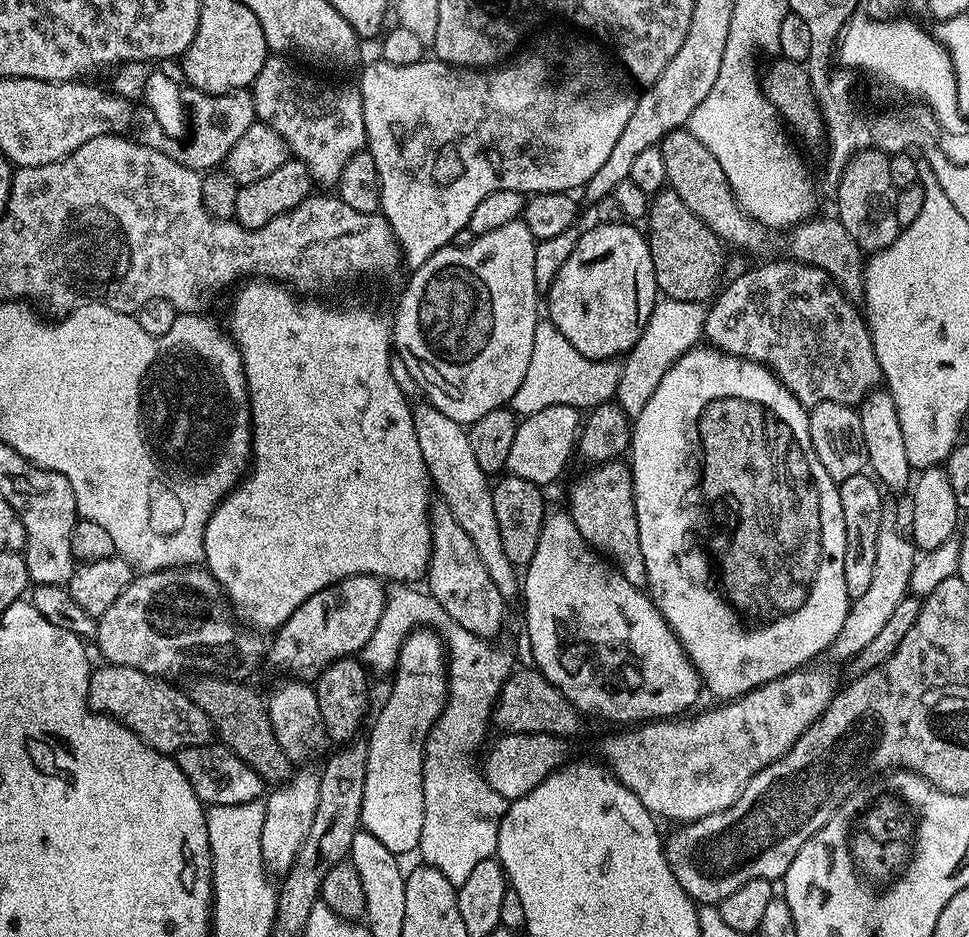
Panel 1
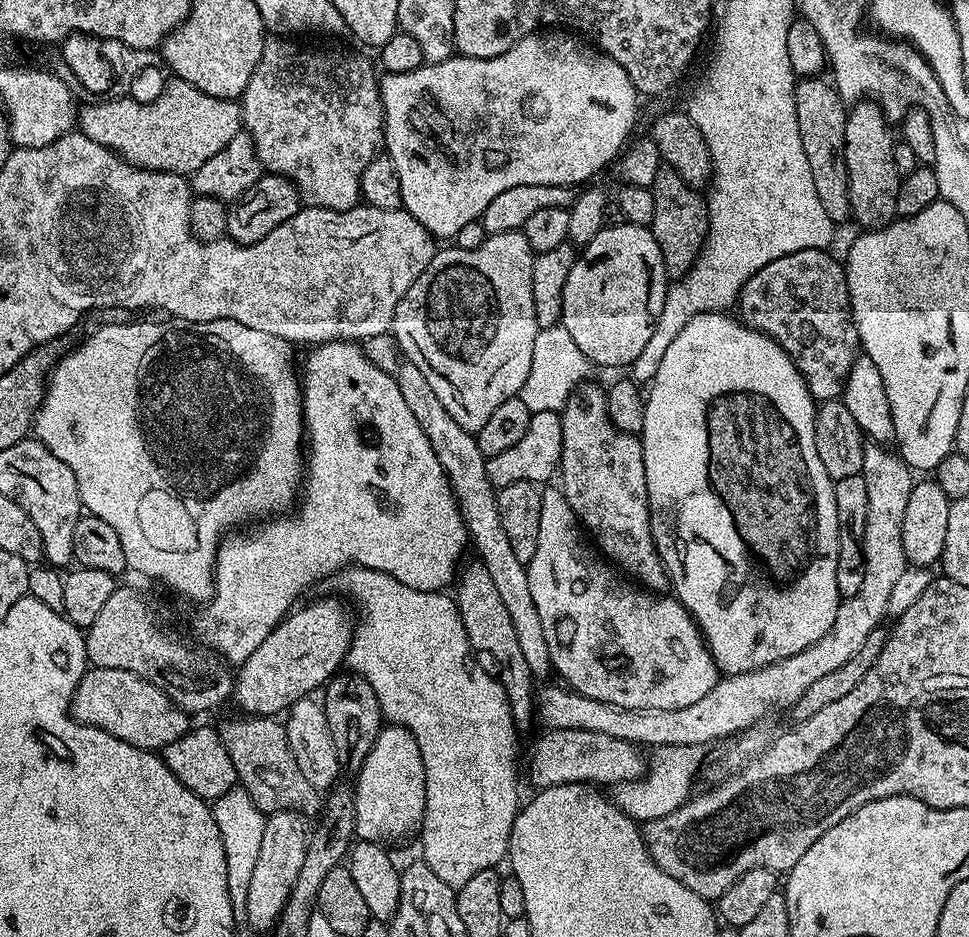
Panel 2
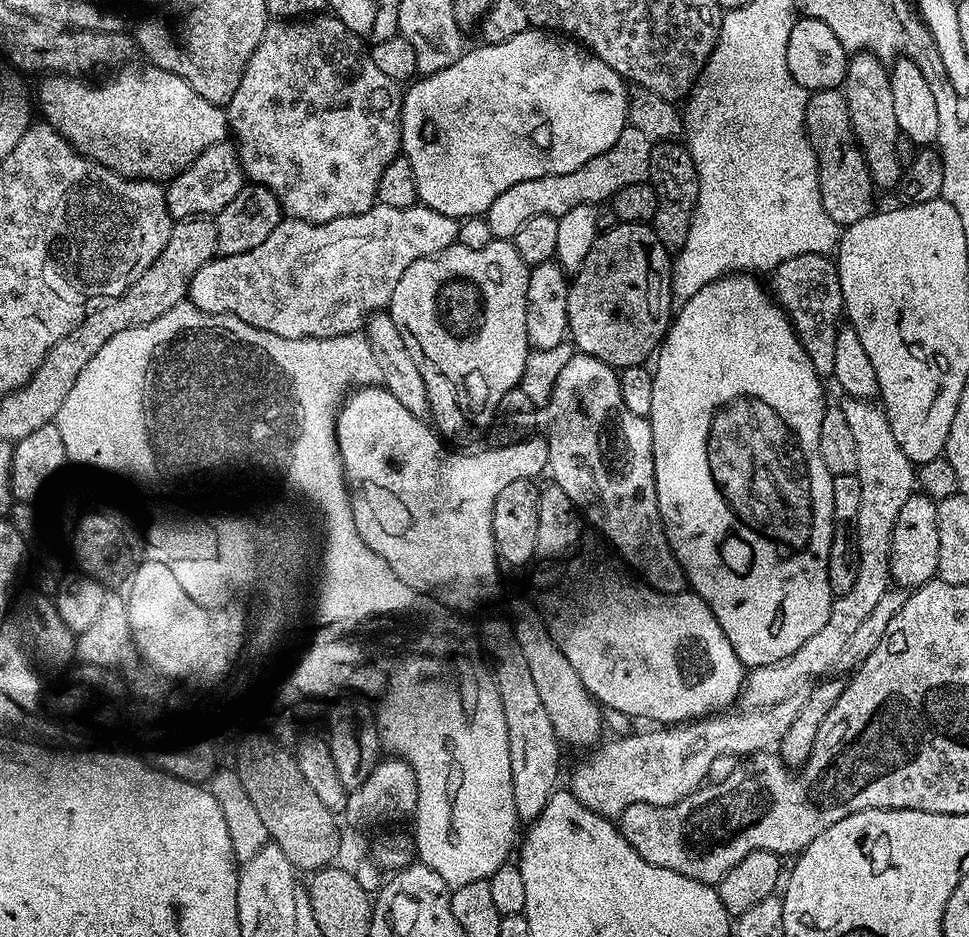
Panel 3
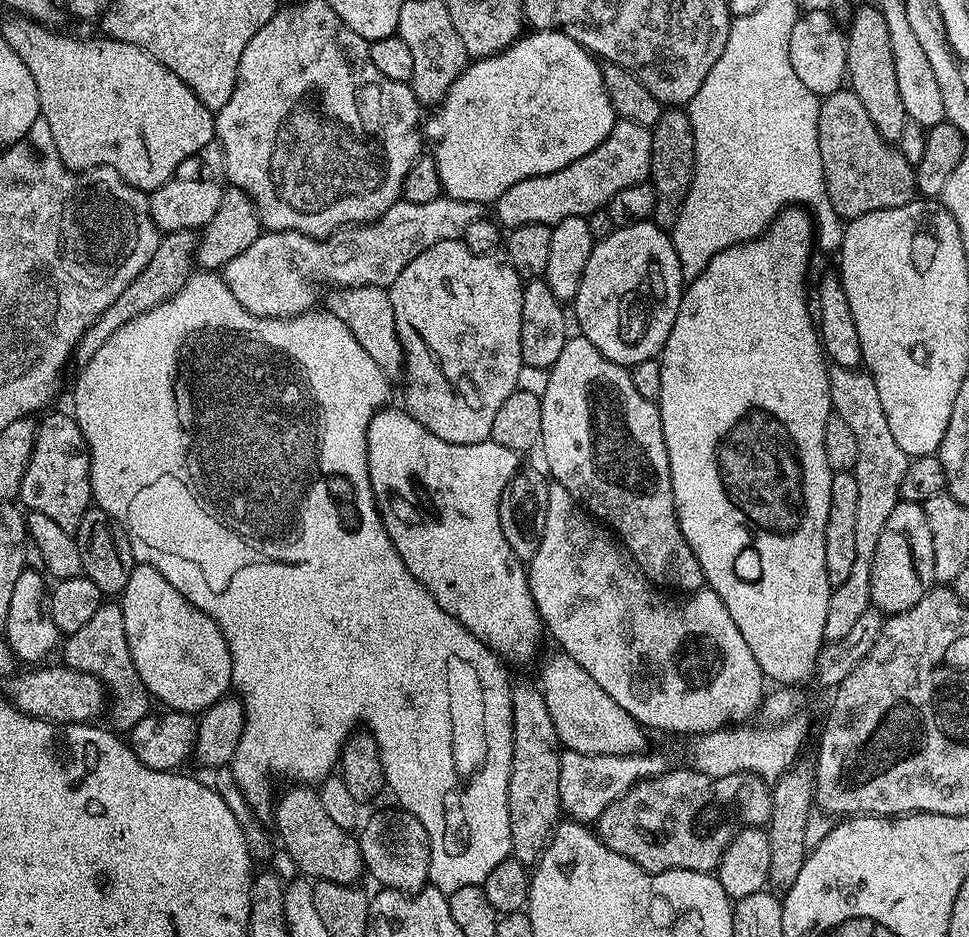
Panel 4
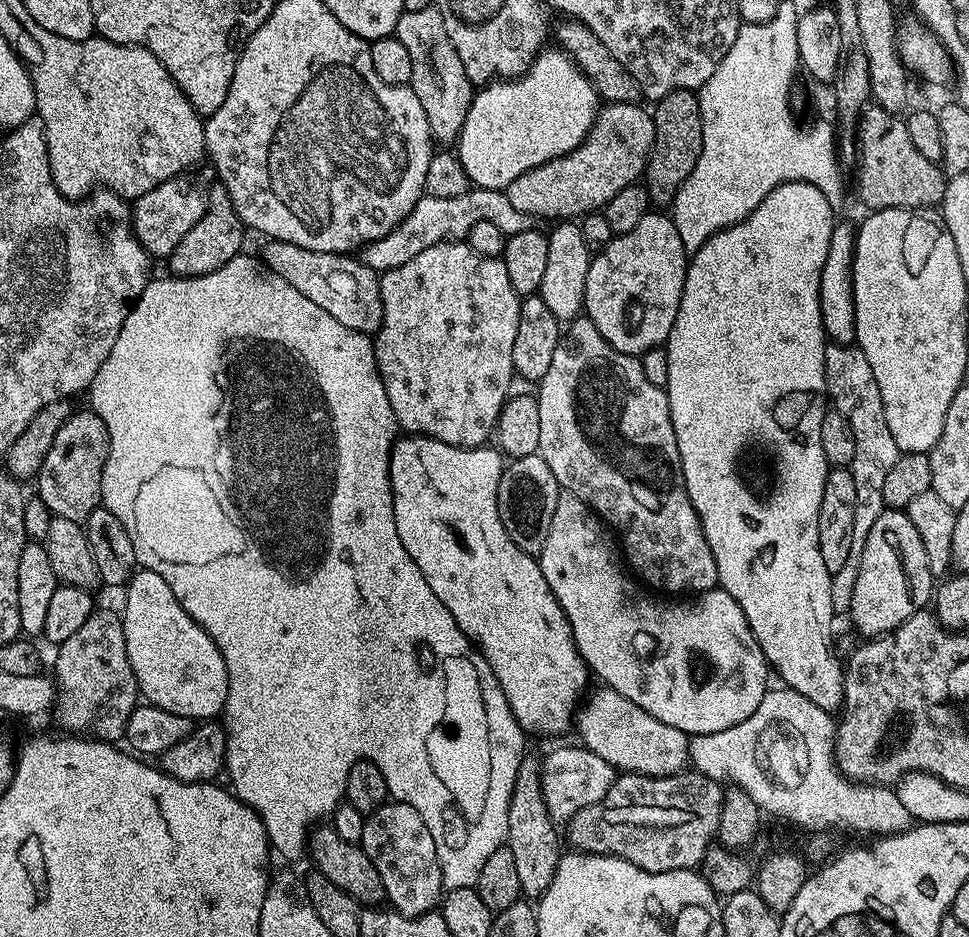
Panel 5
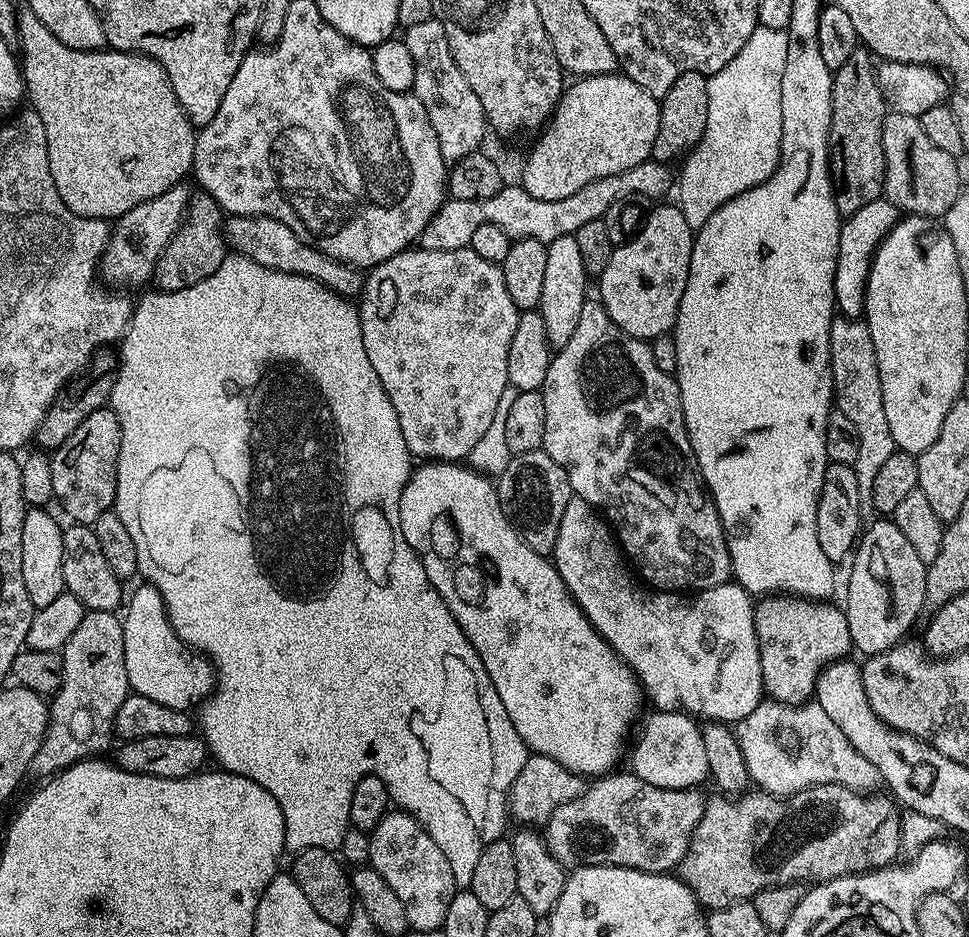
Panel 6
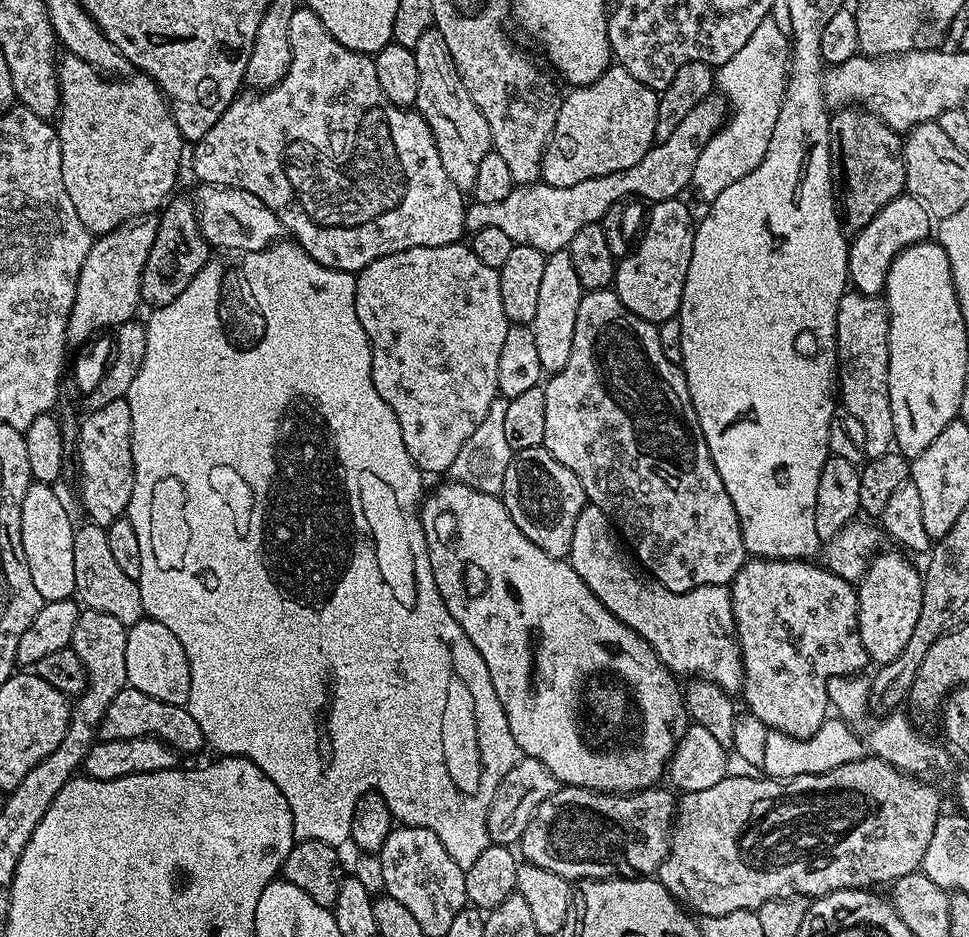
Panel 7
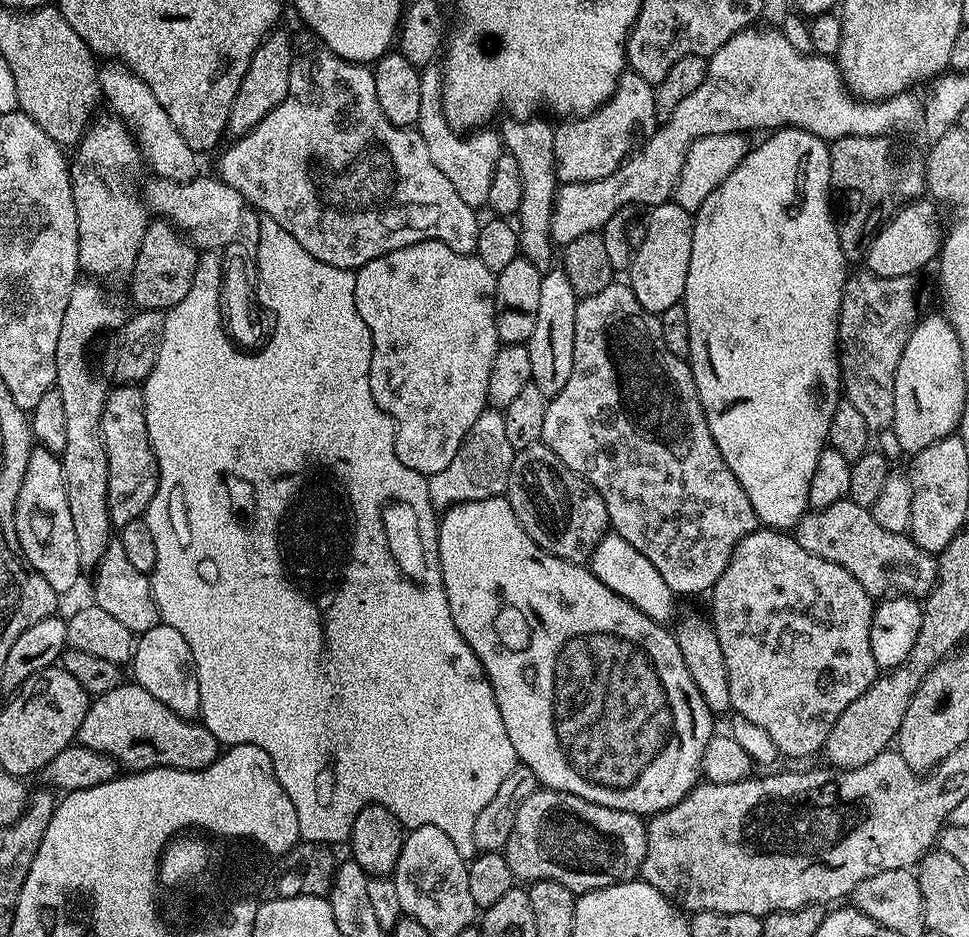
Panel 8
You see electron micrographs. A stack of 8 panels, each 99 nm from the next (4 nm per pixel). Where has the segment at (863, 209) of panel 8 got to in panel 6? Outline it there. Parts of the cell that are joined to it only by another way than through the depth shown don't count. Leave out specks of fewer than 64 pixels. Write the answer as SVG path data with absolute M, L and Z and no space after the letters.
M858 46L846 62L832 73L832 121L828 135L828 163L832 178L832 191L836 194L836 209L841 217L862 210L866 202L881 199L884 190L884 151L882 150L882 126L886 115L886 101L880 83L876 80L873 57L867 48Z

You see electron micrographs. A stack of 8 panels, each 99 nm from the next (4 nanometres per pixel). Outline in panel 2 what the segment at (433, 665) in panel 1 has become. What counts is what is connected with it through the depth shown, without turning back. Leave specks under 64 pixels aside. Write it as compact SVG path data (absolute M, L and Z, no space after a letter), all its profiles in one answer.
M381 727L374 746L370 746L370 754L366 754L366 762L362 762L354 780L357 841L391 846L399 840L421 835L426 810L426 770L422 766L418 742L408 728Z

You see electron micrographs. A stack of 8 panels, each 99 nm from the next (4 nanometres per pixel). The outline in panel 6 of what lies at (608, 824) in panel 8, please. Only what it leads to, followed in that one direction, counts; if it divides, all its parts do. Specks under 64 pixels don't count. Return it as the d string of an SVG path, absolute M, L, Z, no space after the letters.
M616 770L611 774L605 774L593 779L578 798L566 802L562 806L558 806L558 810L554 810L554 814L550 814L550 818L542 828L542 835L544 841L548 843L550 854L568 870L605 864L606 866L614 866L615 868L633 868L639 872L654 872L657 874L671 873L679 865L681 858L686 854L686 850L692 841L694 830L698 826L700 819L704 817L706 796L703 796L700 790L696 788L659 788L658 786L650 786L650 782L642 782L642 778L638 778L636 773L631 770L625 770L625 772L620 771Z

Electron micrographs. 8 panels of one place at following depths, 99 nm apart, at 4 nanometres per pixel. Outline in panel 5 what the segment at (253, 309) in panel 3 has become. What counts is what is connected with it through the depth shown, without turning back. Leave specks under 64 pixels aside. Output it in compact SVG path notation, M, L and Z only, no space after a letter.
M473 186L466 194L458 194L458 198L434 198L425 194L416 203L414 210L410 210L408 217L398 226L394 226L394 230L390 230L390 234L364 245L362 259L364 264L373 268L377 274L383 274L389 268L402 266L402 262L410 262L414 254L422 254L422 250L433 248L435 244L442 244L445 240L459 241L467 237L474 222L494 222L494 226L498 226L498 230L502 230L505 237L518 234L534 224L533 217L510 206L510 198L504 190Z

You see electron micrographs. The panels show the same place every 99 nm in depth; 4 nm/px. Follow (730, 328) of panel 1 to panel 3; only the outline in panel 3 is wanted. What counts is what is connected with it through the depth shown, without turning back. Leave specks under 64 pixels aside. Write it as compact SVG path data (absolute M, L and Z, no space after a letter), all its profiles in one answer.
M798 254L798 258L790 258L773 268L770 273L770 292L777 304L788 313L788 319L792 321L792 328L796 336L802 342L814 370L822 378L832 376L834 370L834 348L836 346L836 334L838 323L836 319L844 316L844 299L842 298L842 286L838 278L836 261L831 255L822 254Z

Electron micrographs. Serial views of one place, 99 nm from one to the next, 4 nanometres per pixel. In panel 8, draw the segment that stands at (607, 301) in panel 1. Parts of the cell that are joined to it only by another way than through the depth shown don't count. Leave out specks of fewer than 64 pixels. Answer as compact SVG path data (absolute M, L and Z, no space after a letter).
M675 202L657 204L651 209L644 237L638 240L630 265L630 287L634 298L647 312L659 314L681 303L686 290L686 274L690 270L693 213Z

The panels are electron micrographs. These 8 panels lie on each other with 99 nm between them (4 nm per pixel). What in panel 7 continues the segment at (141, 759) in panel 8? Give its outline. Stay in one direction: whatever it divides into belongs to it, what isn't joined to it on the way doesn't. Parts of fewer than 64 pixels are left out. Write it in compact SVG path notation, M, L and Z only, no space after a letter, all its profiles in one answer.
M126 686L114 698L114 702L110 702L100 723L99 735L105 740L153 736L181 754L205 747L202 729L198 727L198 722L194 722L194 714L190 714L185 705L158 702L158 698L150 698L150 694L142 694L142 690L131 686Z

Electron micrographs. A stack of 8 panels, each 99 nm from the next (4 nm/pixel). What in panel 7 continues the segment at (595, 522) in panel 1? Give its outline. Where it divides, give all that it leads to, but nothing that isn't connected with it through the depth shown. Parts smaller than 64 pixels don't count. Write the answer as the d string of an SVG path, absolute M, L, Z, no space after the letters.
M611 287L599 288L597 292L585 292L580 298L578 318L574 318L574 342L570 345L570 362L566 362L562 370L551 373L547 380L543 385L546 394L546 434L542 447L551 456L558 458L562 466L569 468L578 478L578 482L582 482L582 490L588 495L588 503L598 506L608 515L612 527L630 549L639 567L651 579L657 580L671 592L689 592L698 586L715 584L731 585L732 579L736 577L746 559L738 514L734 510L734 502L730 494L726 494L726 486L722 486L722 478L718 478L718 470L710 458L706 438L702 438L702 430L698 426L698 414L690 398L684 369L681 365L670 362L670 358L666 358L666 353L662 350L659 327L649 320L638 318L638 314L626 310L626 306L622 306L622 298L618 298L618 294Z

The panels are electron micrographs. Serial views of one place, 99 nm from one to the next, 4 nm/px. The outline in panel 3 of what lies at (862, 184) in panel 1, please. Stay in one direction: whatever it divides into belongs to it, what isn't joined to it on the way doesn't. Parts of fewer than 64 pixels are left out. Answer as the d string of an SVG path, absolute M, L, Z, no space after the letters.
M875 51L851 53L848 69L844 75L842 91L850 114L854 143L864 155L868 173L877 189L895 189L902 175L898 158L898 138L901 136L897 117L894 114L893 91L889 65Z

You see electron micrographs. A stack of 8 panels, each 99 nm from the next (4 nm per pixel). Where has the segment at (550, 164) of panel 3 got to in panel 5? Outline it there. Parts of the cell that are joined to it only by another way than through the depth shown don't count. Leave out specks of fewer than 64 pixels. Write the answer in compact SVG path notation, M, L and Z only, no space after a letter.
M556 46L550 48L541 51L523 76L497 79L481 87L473 95L466 122L460 131L458 155L475 187L507 190L510 182L526 174L526 170L534 170L547 160L565 156L588 137L598 111L598 97L594 86L565 52Z

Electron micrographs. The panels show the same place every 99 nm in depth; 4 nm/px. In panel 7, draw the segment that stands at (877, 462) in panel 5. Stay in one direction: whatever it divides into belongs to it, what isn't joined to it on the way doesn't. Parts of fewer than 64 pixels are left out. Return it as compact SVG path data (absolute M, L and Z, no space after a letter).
M855 290L845 291L842 302L838 302L836 319L836 363L838 365L838 400L839 403L866 430L866 457L878 458L890 451L894 444L894 414L890 414L890 382L888 381L888 309L880 296L863 296Z

